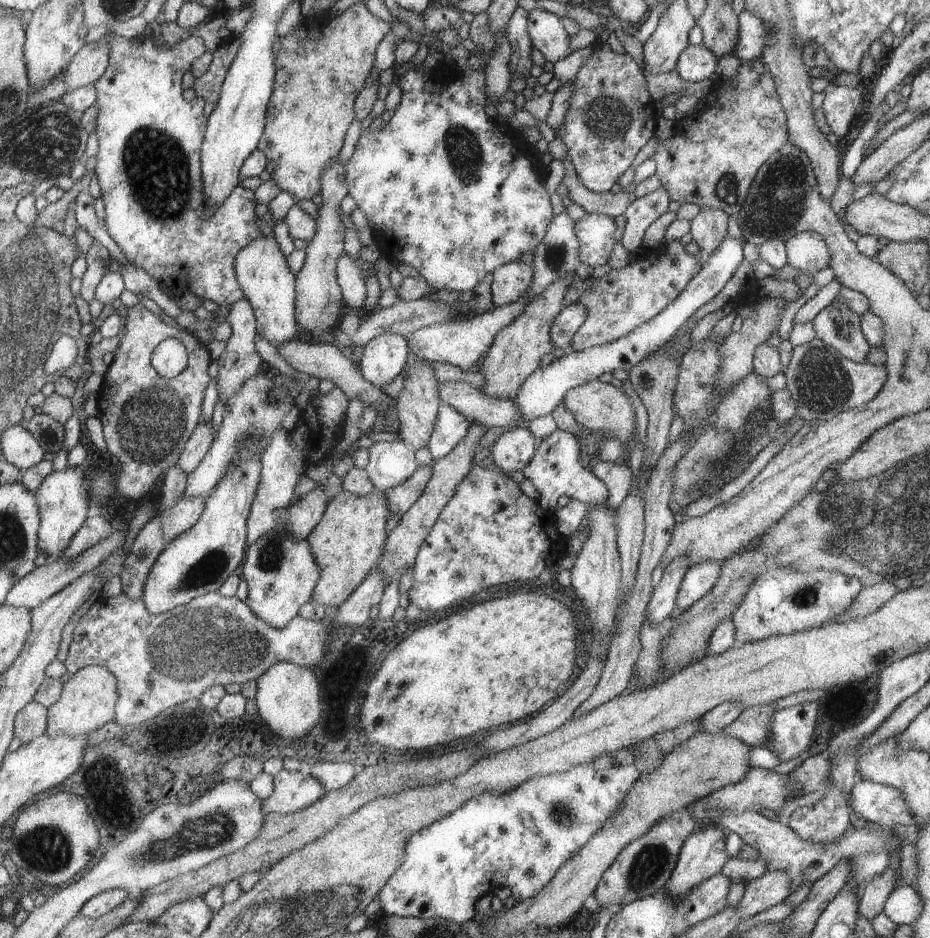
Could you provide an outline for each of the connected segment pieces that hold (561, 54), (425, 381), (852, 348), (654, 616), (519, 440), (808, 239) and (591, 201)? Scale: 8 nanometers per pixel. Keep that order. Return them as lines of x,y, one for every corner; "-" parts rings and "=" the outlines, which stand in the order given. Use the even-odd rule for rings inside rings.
534,8
528,11
528,17
528,36
548,62
555,64
573,52
570,48
570,36
559,16
547,10
=
412,351
408,354
404,388
402,388
396,402
398,418
400,420
400,430
398,433
403,443
409,445
415,452
428,446
432,432
435,431
436,419
438,418
441,405
439,382
436,381
434,367
432,367
431,362
420,360
=
832,301
816,318
813,318
816,339
834,347
840,354
855,363
866,363
872,346
864,336
860,315
842,302
=
678,556
666,566
659,584
653,589
646,608
650,624
660,624
676,612
676,598
682,579
689,569
688,558
=
514,427
496,440
491,455
496,467
504,472
516,472
523,471
531,463
536,450
536,440
526,427
=
802,231
785,242
787,264
808,274
816,274
831,263
831,249
820,233
=
568,156
564,157
562,163
565,166
565,174
561,183
568,189
571,202
581,206
587,214
604,214
614,219
624,214
628,206
637,199
635,194
628,190
615,194
611,192
600,194
588,190
580,182
574,164
568,160

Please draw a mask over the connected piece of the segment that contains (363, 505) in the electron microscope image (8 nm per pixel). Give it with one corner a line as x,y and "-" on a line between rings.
375,490
370,496
341,491
332,500
327,501
323,519
307,536
308,546
320,567
319,584
311,602
325,606
342,606
348,597
366,579
366,572
376,568
386,540
387,524
390,518
390,506
384,492

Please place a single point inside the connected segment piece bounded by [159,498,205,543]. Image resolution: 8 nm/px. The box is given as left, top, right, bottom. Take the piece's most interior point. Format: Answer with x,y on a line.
179,518

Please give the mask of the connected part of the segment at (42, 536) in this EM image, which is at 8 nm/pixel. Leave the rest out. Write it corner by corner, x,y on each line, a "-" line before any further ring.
66,467
60,472
52,471
44,479
36,493
36,504
39,504
39,550
42,550
50,560
60,560
64,557
66,547
75,538
75,534
86,523
88,514
88,492
86,482
80,467

